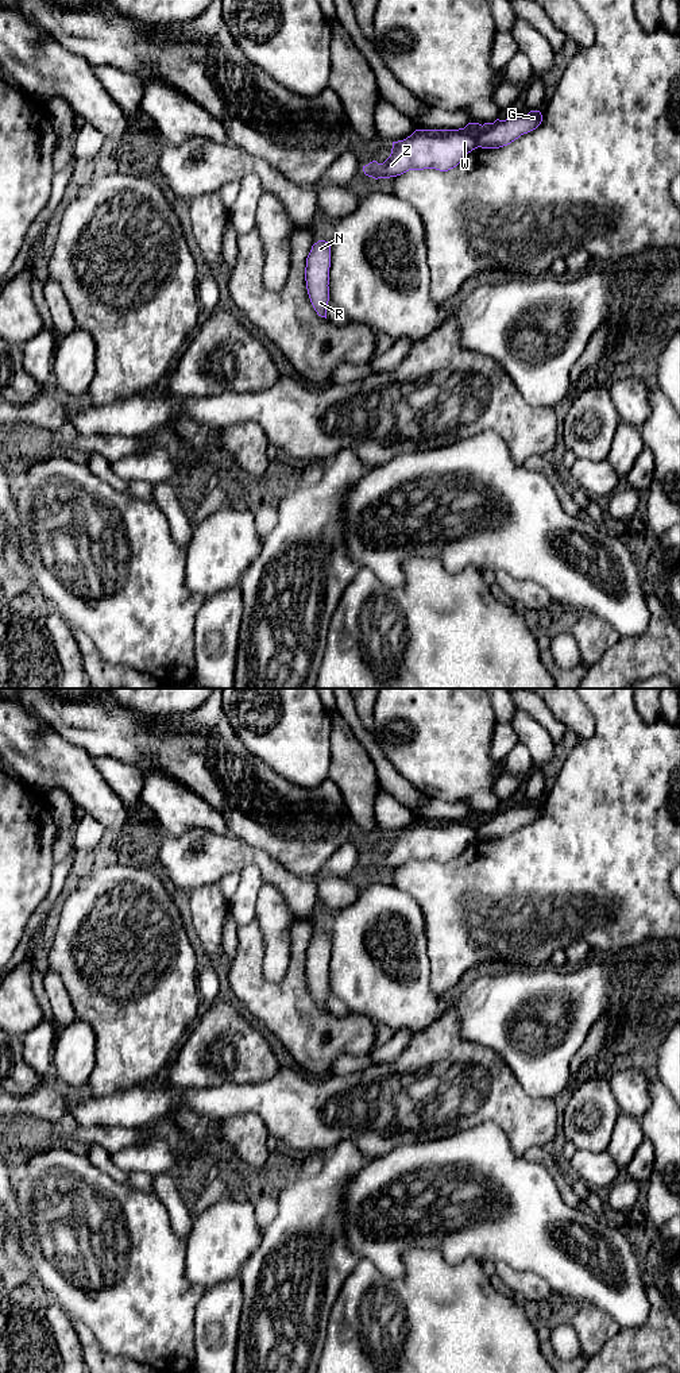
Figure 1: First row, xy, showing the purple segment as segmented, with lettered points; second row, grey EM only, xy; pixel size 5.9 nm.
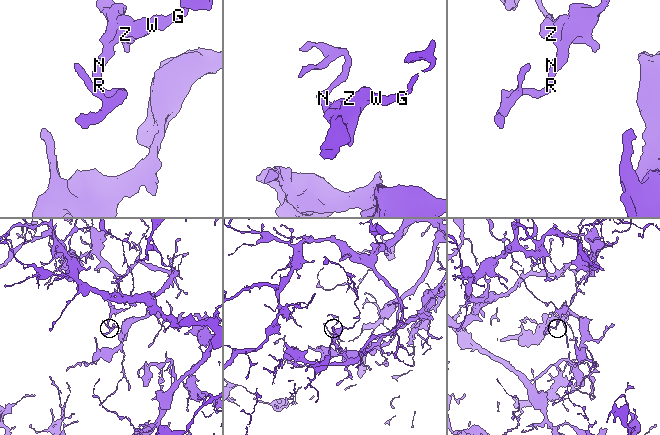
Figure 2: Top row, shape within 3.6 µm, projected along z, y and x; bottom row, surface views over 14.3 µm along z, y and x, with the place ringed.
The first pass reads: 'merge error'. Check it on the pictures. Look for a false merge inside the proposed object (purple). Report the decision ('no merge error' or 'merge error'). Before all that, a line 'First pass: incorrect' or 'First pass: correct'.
First pass: correct
merge error

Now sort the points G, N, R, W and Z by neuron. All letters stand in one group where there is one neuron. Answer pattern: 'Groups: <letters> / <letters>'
Groups: G / N R W Z

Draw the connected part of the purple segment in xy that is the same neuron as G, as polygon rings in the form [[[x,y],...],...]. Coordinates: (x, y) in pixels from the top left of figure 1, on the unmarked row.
[[[530,802],[528,806],[517,806],[506,811],[497,810],[490,818],[483,819],[478,828],[478,838],[499,840],[507,837],[521,826],[536,821],[541,813],[540,802]]]

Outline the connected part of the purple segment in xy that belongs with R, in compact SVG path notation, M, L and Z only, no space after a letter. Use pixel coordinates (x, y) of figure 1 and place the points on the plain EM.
M318 932L306 949L305 972L310 994L318 1007L327 1010L329 992L331 936Z

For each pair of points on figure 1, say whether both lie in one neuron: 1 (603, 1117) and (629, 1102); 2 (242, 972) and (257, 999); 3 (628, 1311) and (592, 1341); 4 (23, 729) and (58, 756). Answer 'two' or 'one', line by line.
1: two
2: one
3: two
4: one

